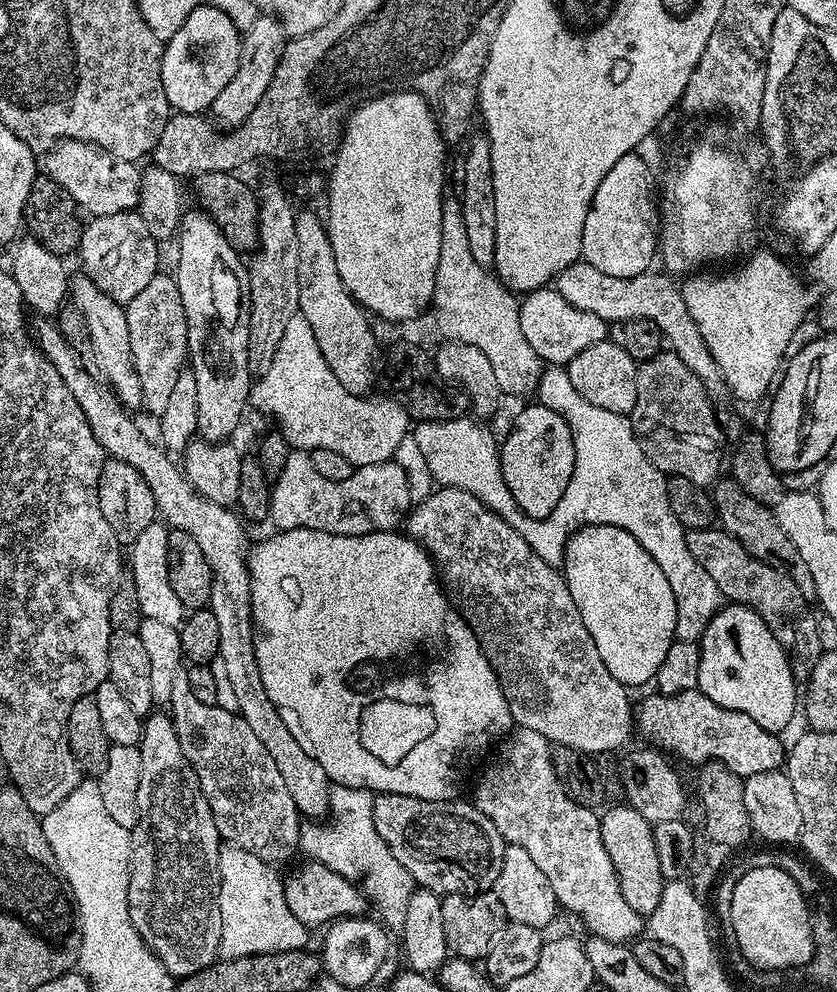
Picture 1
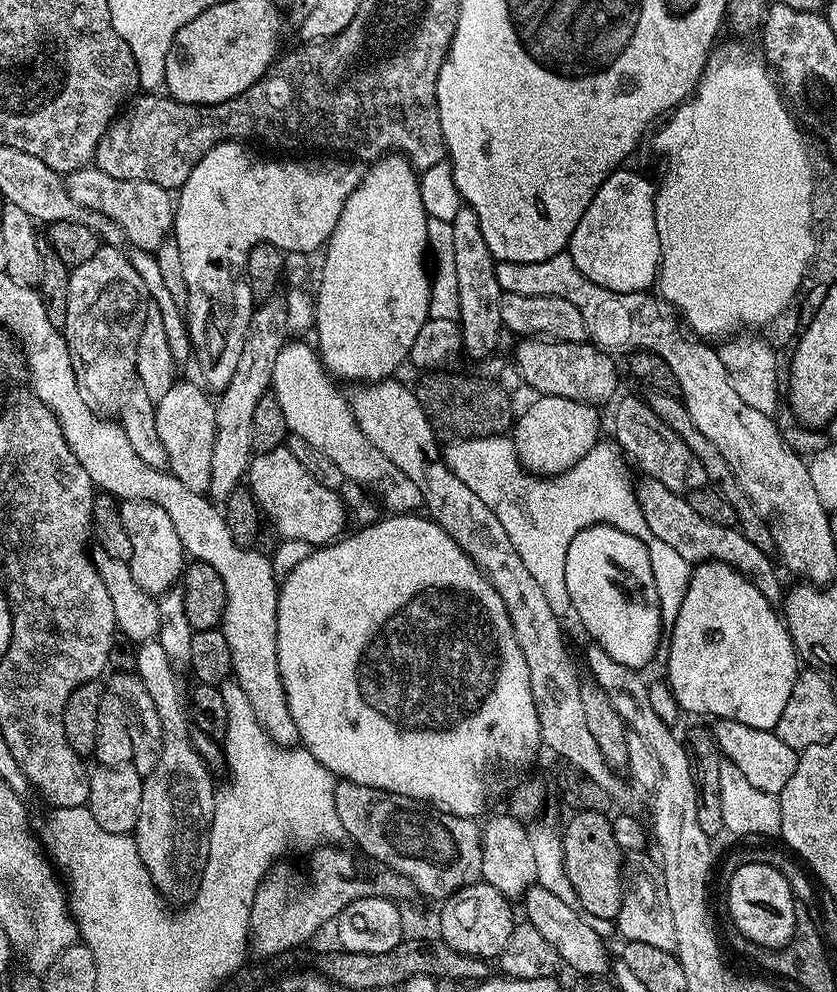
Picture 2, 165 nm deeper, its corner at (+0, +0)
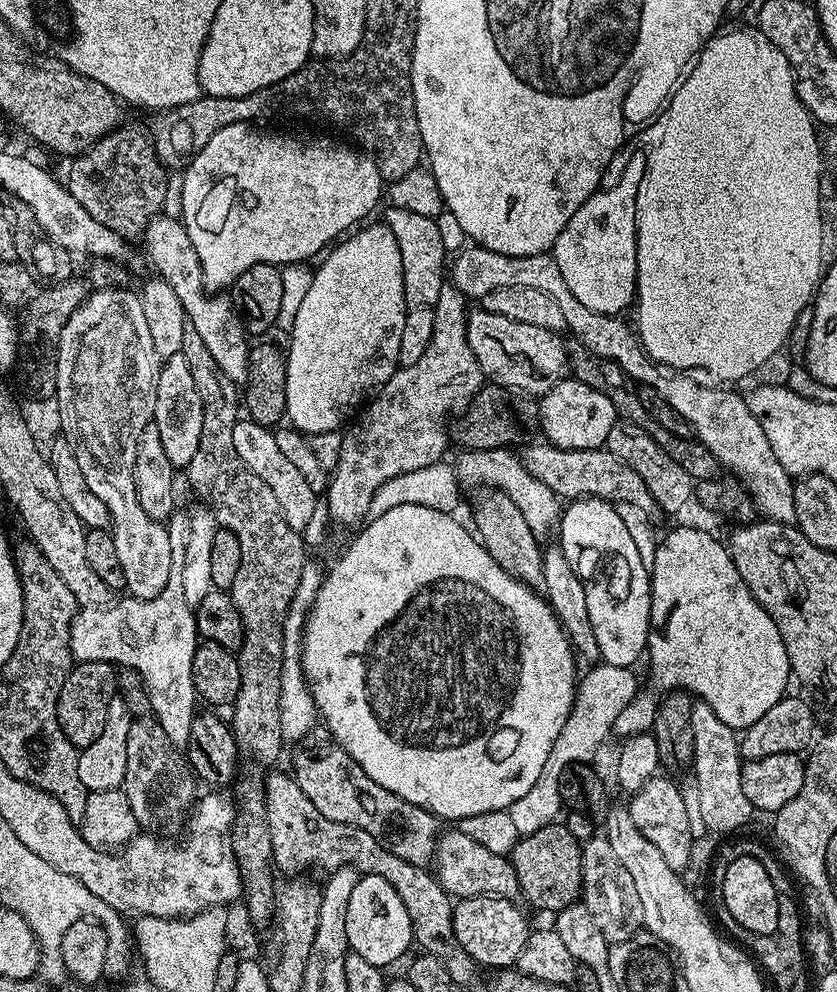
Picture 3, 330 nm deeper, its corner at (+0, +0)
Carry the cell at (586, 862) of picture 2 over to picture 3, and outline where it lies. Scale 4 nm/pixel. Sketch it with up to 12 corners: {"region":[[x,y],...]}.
{"region":[[564,822],[510,853],[523,899],[550,914],[584,887],[581,841]]}

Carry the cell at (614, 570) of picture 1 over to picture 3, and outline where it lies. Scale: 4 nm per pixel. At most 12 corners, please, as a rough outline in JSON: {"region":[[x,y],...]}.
{"region":[[615,503],[560,513],[558,546],[584,581],[600,660],[648,647],[649,565]]}

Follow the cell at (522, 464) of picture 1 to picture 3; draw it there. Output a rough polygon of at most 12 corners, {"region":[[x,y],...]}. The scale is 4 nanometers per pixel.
{"region":[[575,378],[538,400],[543,439],[605,447],[618,419],[609,393]]}

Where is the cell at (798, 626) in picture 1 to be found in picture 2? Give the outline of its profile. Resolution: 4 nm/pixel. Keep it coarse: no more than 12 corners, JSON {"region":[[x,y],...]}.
{"region":[[652,476],[635,485],[648,529],[695,566],[721,560],[767,600],[773,557],[739,527],[702,518]]}

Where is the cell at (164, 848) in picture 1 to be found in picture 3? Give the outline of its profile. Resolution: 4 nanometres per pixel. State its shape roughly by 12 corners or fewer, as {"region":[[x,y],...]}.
{"region":[[189,513],[166,527],[162,594],[84,606],[77,661],[141,675],[151,715],[187,745],[196,614],[182,594]]}

